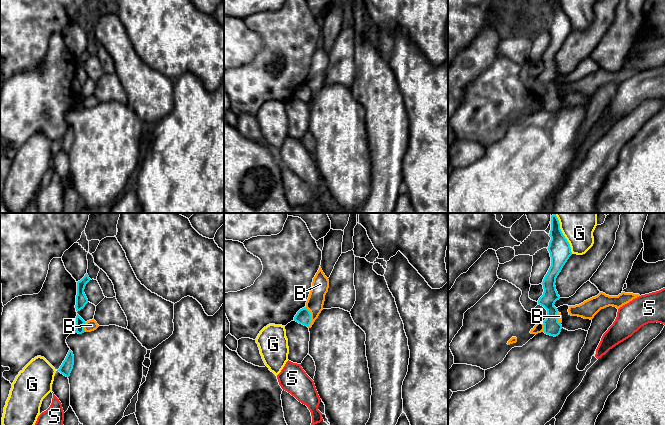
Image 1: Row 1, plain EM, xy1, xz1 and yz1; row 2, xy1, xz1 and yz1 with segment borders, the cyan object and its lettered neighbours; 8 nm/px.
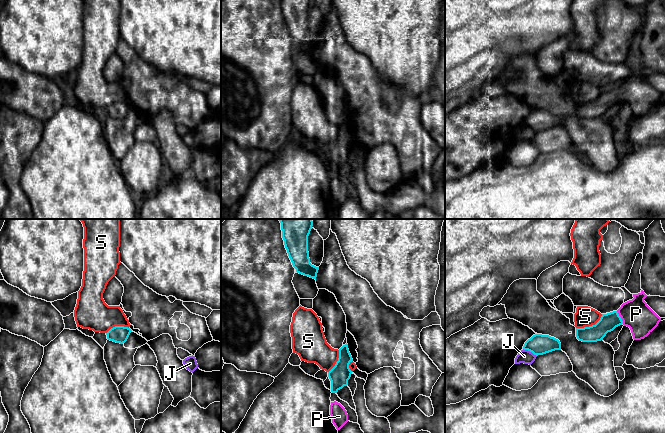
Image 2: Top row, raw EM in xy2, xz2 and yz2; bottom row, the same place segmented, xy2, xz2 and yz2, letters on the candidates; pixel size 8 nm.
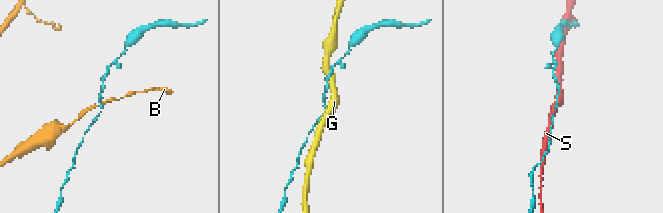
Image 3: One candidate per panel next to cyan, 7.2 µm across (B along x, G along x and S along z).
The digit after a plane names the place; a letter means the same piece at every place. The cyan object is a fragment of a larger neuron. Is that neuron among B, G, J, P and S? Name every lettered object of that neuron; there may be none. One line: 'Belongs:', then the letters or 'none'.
Belongs: P

